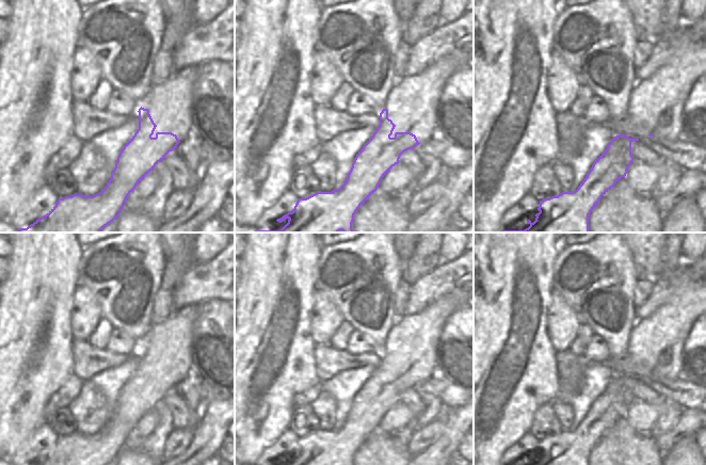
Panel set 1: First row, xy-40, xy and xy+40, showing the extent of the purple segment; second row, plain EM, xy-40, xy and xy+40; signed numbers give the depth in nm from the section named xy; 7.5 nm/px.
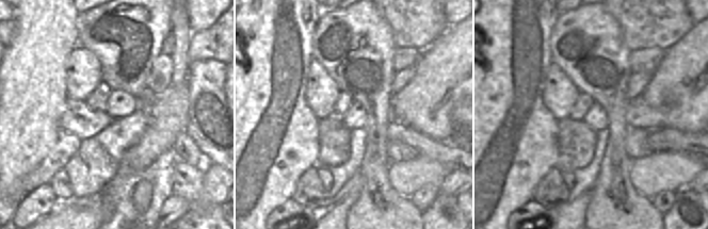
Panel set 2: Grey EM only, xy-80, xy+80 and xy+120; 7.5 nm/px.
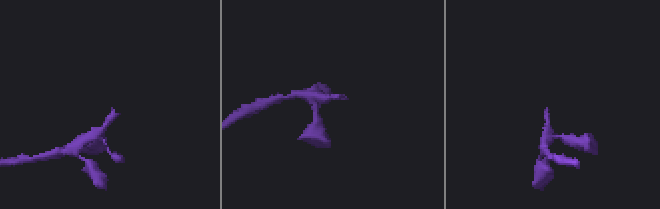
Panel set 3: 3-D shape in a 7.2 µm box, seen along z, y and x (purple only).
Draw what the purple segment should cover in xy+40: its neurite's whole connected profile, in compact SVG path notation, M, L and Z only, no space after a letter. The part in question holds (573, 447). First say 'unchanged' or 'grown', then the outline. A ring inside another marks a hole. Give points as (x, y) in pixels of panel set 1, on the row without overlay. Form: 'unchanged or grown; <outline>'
grown; M706 254L689 262L687 274L683 276L683 283L685 285L676 289L676 295L661 305L654 314L643 320L636 320L629 334L626 357L619 363L616 374L610 380L606 389L595 399L578 428L573 431L562 431L558 435L540 439L537 447L540 451L535 453L535 460L533 462L530 459L527 460L530 465L589 465L589 453L593 447L622 416L626 415L627 408L633 400L631 394L632 380L654 374L658 378L667 378L669 380L680 378L685 340L689 336L693 323L701 316L706 316Z

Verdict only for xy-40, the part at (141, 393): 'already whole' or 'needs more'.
needs more

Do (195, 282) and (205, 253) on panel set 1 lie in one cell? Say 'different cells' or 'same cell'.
different cells

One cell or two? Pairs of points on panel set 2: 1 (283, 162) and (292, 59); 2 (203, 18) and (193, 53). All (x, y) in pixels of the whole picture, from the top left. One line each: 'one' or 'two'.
1: one
2: two

